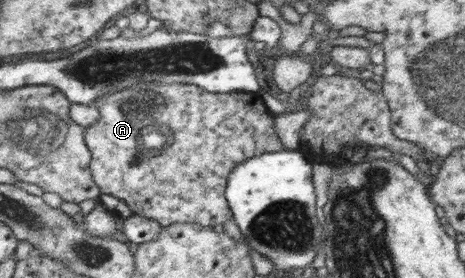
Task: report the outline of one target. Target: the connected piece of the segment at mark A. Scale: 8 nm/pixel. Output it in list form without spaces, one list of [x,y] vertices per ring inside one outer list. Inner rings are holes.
[[[149,83],[140,84],[140,87],[128,87],[120,89],[115,93],[110,93],[96,101],[95,105],[100,109],[101,117],[95,125],[89,126],[86,131],[86,141],[92,150],[94,160],[94,178],[97,185],[106,194],[113,195],[124,201],[134,214],[156,219],[163,226],[169,226],[176,223],[199,224],[205,227],[215,227],[223,225],[229,219],[234,219],[233,210],[230,208],[226,189],[231,172],[237,165],[245,163],[252,157],[257,157],[262,153],[271,153],[272,151],[281,151],[285,148],[282,139],[279,137],[275,127],[274,114],[267,107],[263,97],[257,92],[233,92],[233,93],[211,93],[200,86],[193,84],[161,84]]]

